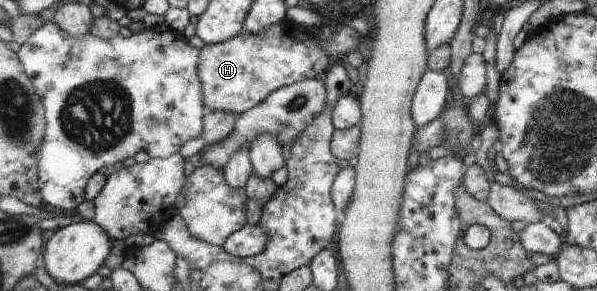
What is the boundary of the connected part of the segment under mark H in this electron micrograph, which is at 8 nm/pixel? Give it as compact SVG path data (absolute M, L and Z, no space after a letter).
M286 18L281 24L278 24L275 28L264 33L251 33L246 35L242 32L237 38L227 41L226 43L219 44L205 44L201 49L201 64L200 64L200 76L202 85L205 86L205 106L209 111L223 111L233 114L240 114L241 116L247 114L250 110L257 108L260 104L263 104L274 92L284 89L286 86L298 83L305 79L312 79L313 77L321 77L321 75L329 68L328 57L326 57L322 50L315 44L315 41L307 34L308 28L300 25L294 25L292 21Z

